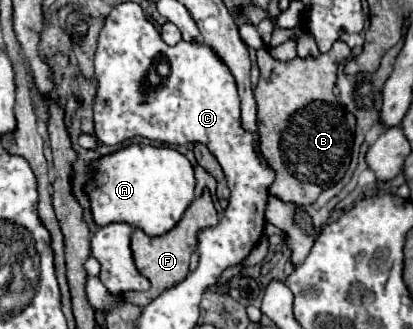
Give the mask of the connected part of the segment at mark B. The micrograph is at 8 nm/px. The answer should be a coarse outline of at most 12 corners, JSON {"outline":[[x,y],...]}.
{"outline":[[350,48],[258,50],[270,194],[298,206],[340,182],[364,134],[334,96]]}

